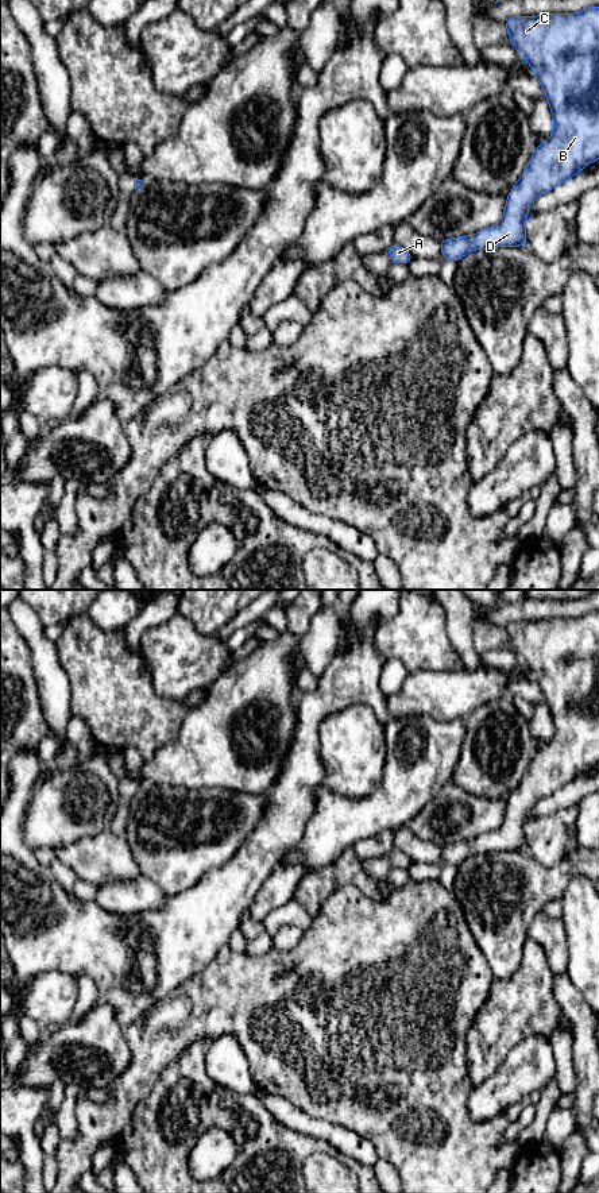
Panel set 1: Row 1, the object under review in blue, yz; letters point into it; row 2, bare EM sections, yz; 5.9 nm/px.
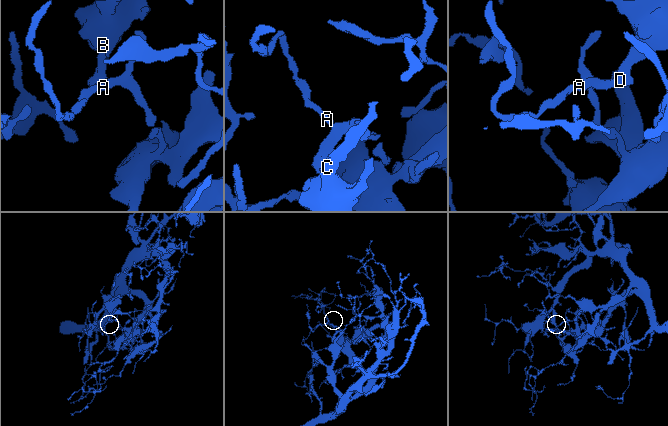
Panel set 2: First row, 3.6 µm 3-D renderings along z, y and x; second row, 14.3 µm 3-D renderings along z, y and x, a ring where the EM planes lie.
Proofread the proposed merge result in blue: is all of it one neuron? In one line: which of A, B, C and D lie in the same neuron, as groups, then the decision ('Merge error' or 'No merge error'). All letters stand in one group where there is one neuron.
Groups: A B C D. No merge error

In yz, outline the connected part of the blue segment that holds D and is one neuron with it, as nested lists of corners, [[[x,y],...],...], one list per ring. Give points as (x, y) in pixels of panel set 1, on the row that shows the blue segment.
[[[590,7],[579,13],[514,16],[505,26],[513,46],[530,63],[546,94],[554,131],[533,151],[525,173],[509,193],[503,219],[498,225],[472,236],[440,242],[444,258],[456,262],[469,250],[526,246],[525,223],[532,202],[599,159],[599,7]]]

